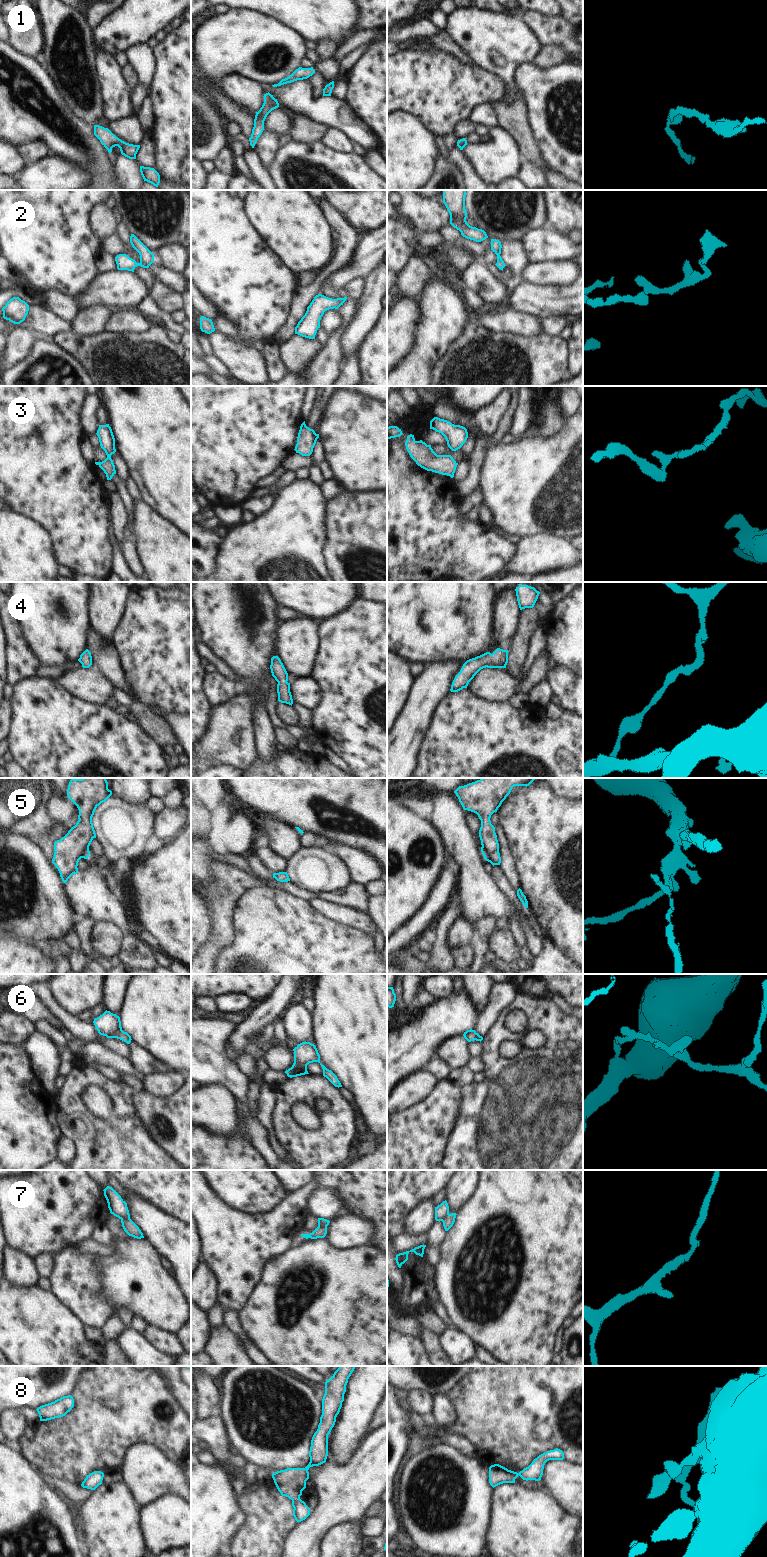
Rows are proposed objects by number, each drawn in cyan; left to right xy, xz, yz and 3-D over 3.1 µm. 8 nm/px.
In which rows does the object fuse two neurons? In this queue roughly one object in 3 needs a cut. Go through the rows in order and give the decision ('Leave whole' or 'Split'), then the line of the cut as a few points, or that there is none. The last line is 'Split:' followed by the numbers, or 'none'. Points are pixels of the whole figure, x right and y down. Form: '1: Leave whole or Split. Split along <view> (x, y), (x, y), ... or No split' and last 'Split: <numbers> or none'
1: Leave whole. No split
2: Leave whole. No split
3: Leave whole. No split
4: Leave whole. No split
5: Leave whole. No split
6: Leave whole. No split
7: Split. Split along xy (129, 1217), (121, 1219)
8: Leave whole. No split
Split: 7

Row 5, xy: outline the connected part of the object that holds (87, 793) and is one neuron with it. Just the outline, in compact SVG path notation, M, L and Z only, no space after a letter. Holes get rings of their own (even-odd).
M106 778L70 780L67 797L77 806L79 820L64 837L54 842L55 852L52 859L64 883L78 873L79 860L89 857L89 846L96 838L92 817L96 808L111 795Z

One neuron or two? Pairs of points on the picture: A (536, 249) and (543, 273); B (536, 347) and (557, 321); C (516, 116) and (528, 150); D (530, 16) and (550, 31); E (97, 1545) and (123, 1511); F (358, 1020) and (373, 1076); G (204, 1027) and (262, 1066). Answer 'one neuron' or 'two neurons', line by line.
A: two neurons
B: two neurons
C: one neuron
D: one neuron
E: one neuron
F: one neuron
G: two neurons

